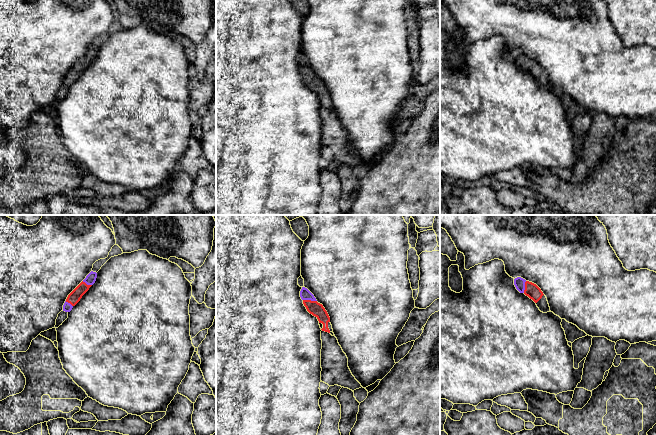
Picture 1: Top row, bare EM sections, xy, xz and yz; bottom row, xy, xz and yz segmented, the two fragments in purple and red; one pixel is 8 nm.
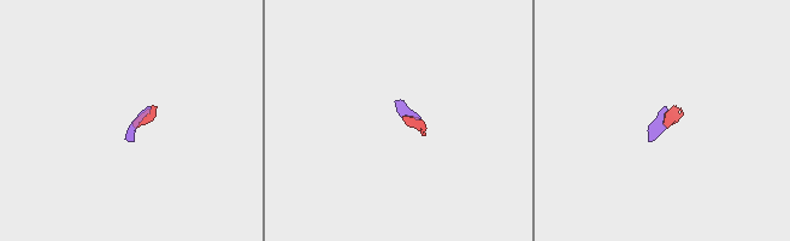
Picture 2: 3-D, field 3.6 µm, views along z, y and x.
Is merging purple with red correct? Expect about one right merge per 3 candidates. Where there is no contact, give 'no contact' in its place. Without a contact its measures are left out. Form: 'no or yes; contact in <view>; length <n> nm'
yes; contact in xz; length 110 nm

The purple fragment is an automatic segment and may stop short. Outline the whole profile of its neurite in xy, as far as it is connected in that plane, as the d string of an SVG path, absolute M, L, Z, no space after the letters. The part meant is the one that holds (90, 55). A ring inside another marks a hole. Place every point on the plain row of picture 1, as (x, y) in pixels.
M91 47L86 54L68 71L64 81L63 87L70 88L72 84L80 77L82 72L95 59L97 49Z

